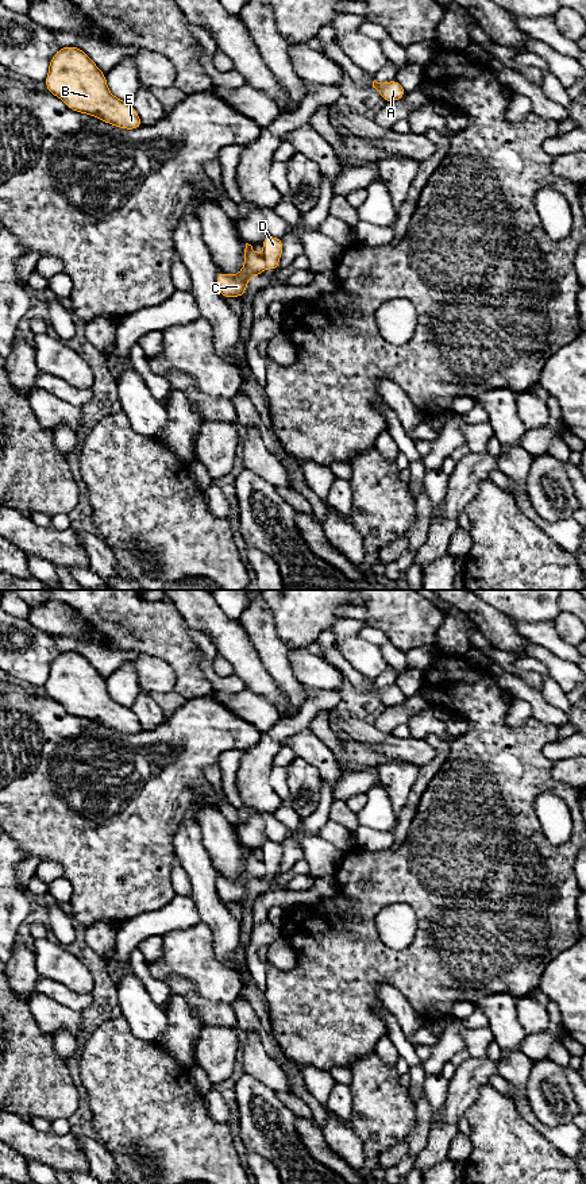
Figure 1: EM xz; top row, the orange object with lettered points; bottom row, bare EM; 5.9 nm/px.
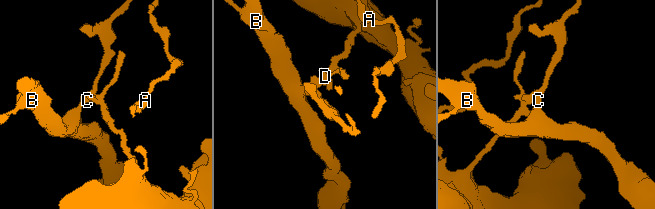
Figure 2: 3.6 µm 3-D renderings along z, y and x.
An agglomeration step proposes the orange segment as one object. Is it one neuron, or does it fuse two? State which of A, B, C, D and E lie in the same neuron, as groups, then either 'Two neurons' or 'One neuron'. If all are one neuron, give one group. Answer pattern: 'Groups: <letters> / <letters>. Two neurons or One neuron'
Groups: A B C E / D. Two neurons

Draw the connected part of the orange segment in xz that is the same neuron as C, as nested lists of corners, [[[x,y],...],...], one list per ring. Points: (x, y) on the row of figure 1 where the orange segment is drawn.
[[[246,243],[244,248],[244,265],[242,270],[230,275],[219,271],[216,277],[216,286],[224,298],[242,297],[247,290],[248,279],[252,275],[261,275],[266,269],[266,262],[262,255],[258,255],[252,246]]]

